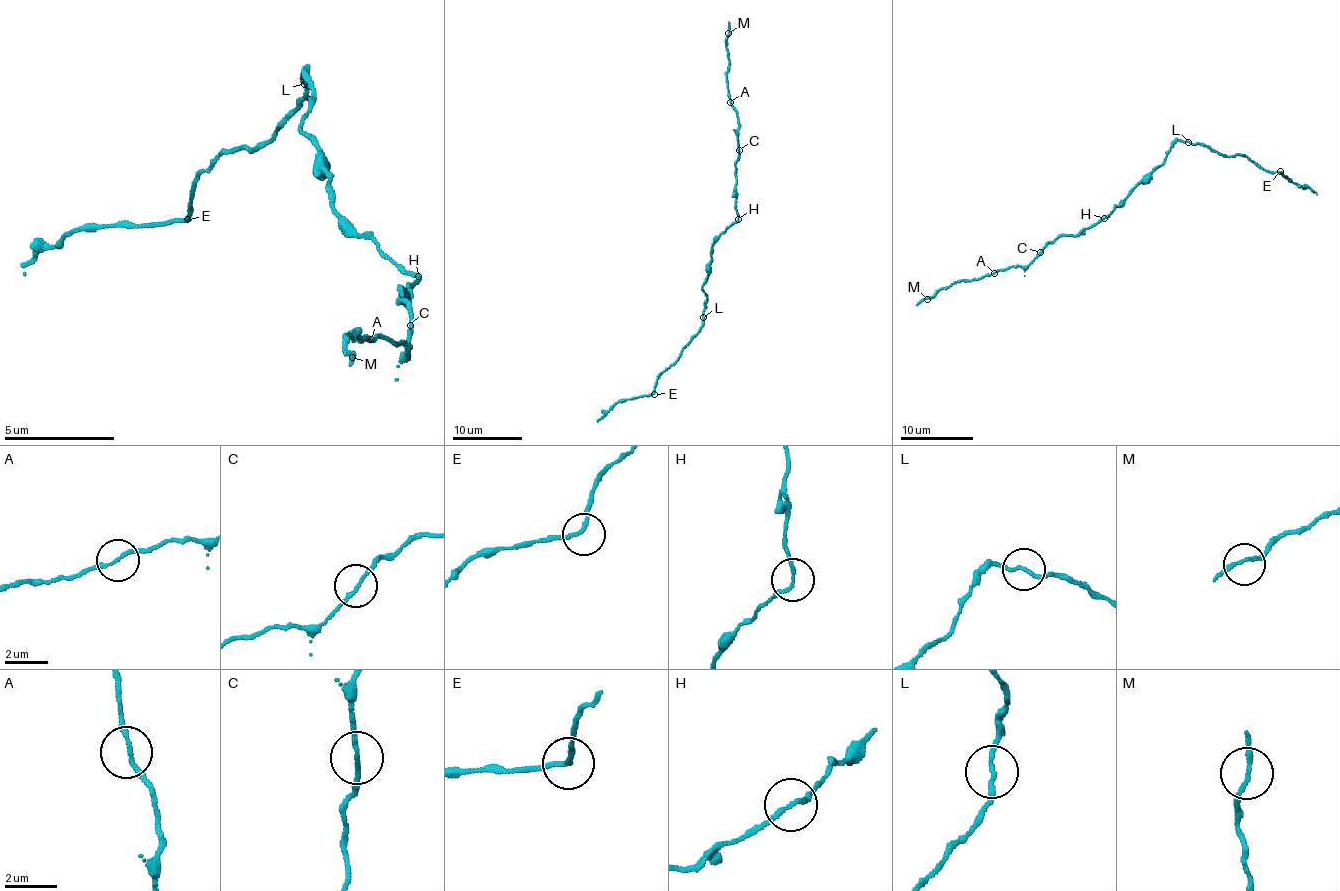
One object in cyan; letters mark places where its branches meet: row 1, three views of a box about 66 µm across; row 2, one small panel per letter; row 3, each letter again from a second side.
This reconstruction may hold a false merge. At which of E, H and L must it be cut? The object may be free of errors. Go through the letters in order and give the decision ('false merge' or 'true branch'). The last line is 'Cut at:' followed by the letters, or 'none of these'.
E: true branch
H: true branch
L: true branch
Cut at: none of these

